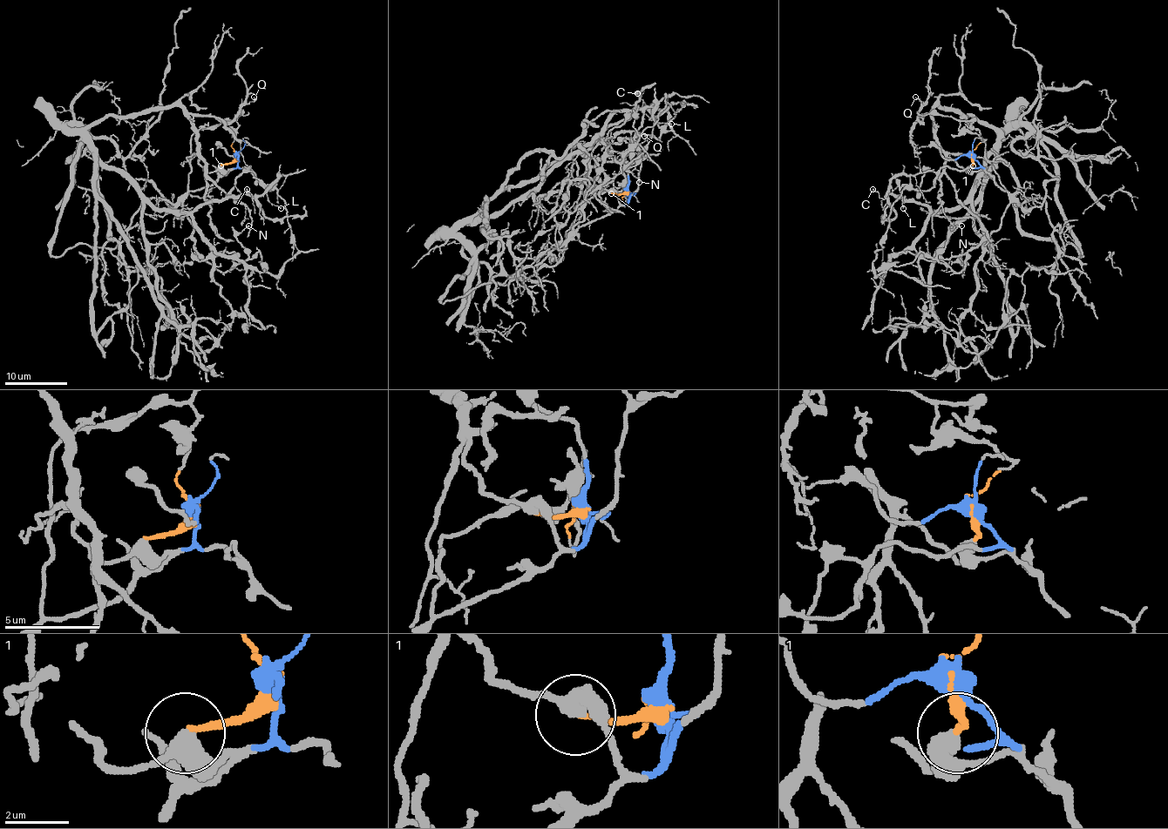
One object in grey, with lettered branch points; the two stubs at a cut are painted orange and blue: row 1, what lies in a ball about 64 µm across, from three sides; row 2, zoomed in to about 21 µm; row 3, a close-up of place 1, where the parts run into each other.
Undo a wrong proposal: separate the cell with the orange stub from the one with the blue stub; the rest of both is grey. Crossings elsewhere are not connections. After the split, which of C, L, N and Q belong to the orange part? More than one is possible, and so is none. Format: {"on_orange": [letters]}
{"on_orange": ["C", "Q"]}

